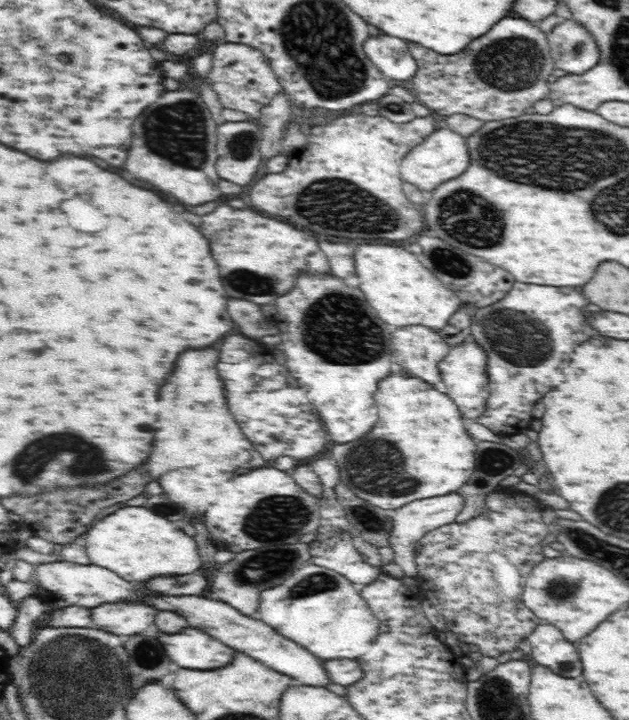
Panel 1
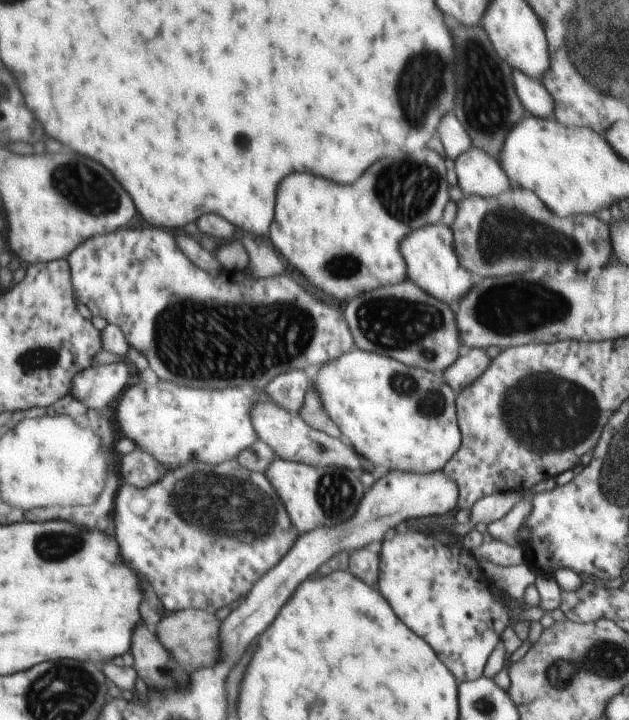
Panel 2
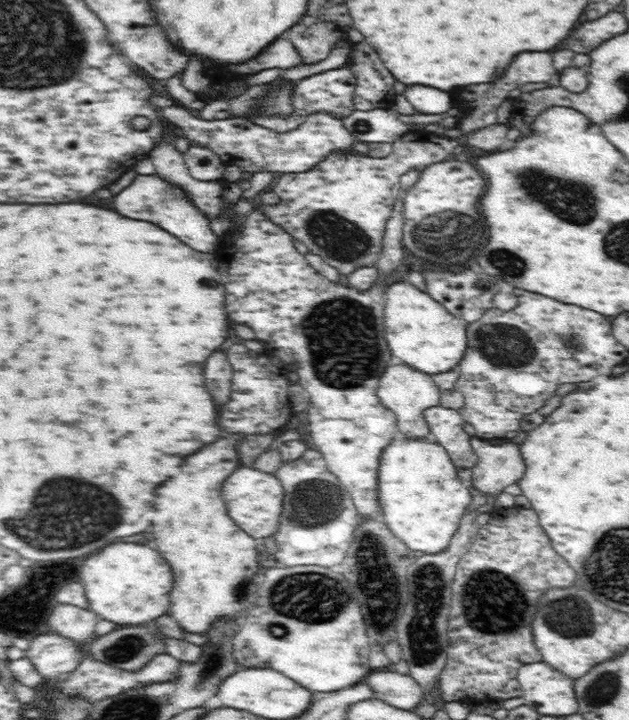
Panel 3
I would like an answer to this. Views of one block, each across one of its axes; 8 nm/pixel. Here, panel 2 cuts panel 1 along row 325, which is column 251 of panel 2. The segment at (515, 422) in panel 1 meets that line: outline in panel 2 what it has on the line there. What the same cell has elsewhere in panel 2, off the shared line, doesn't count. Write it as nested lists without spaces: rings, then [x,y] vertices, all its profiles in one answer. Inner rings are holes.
[[[235,459],[210,465],[191,461],[184,463],[182,468],[172,467],[164,474],[163,480],[147,488],[122,482],[118,500],[114,498],[114,520],[116,534],[124,538],[128,560],[140,562],[140,570],[148,574],[148,582],[170,612],[182,608],[204,608],[216,612],[224,606],[241,602],[254,587],[254,582],[276,566],[300,536],[292,527],[287,511],[268,478],[243,468]]]

